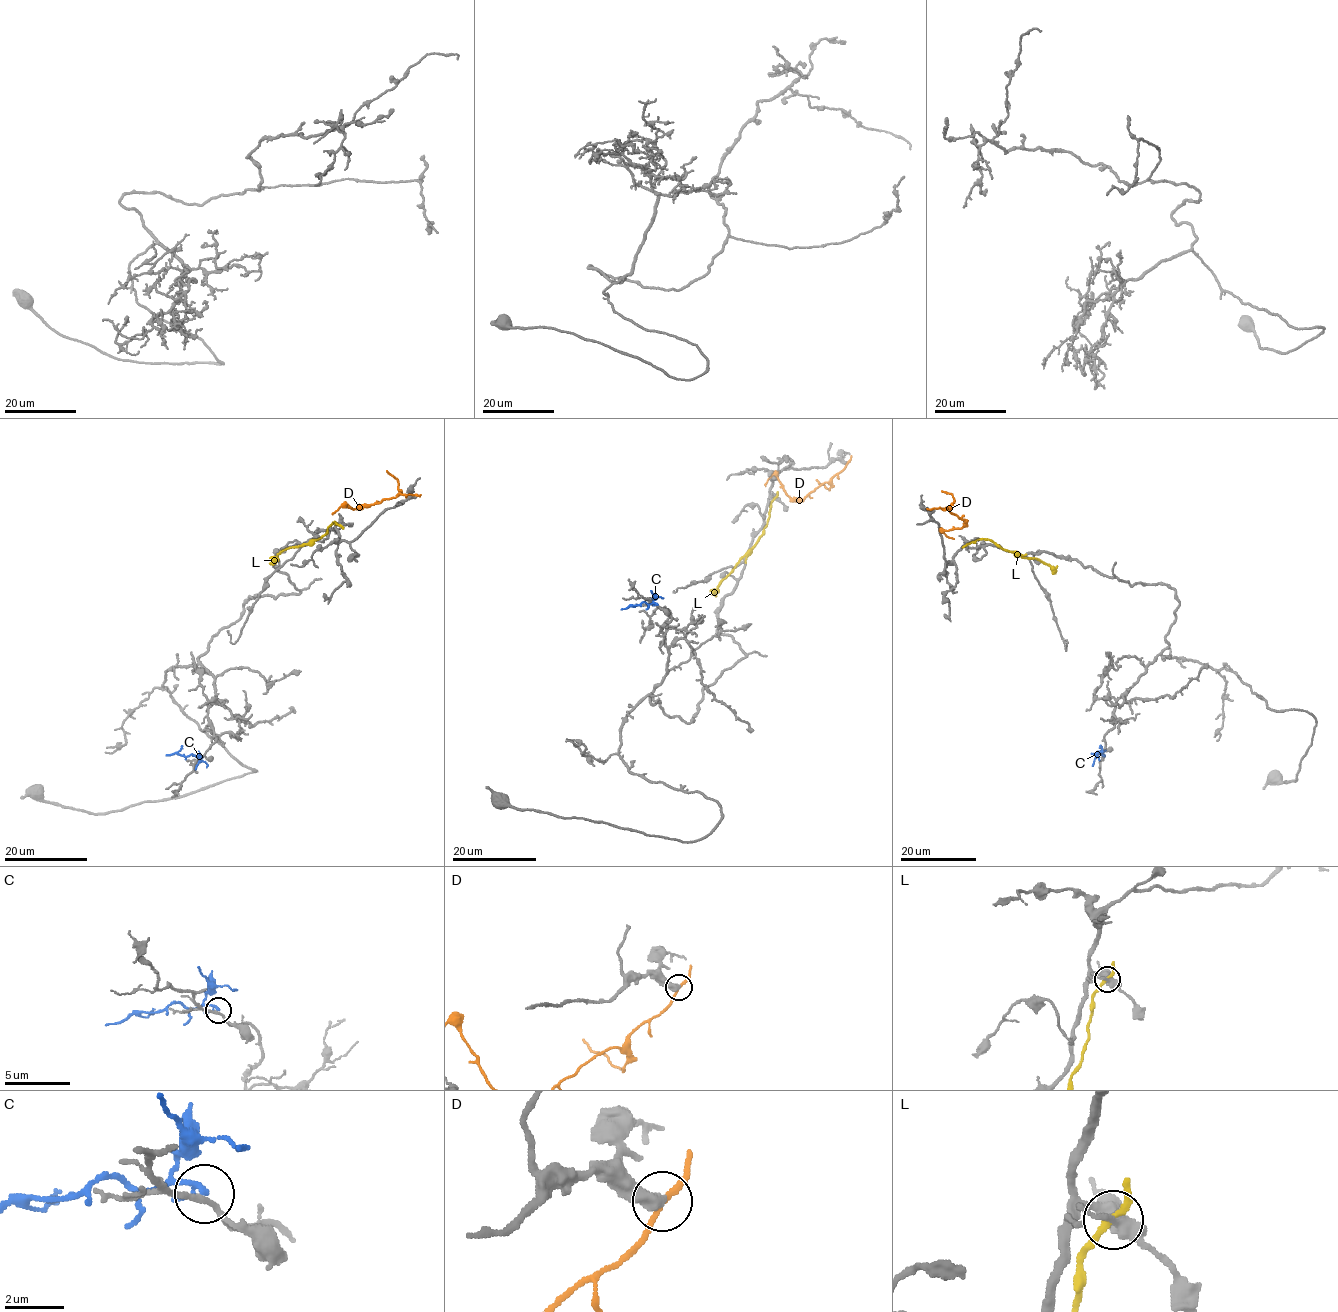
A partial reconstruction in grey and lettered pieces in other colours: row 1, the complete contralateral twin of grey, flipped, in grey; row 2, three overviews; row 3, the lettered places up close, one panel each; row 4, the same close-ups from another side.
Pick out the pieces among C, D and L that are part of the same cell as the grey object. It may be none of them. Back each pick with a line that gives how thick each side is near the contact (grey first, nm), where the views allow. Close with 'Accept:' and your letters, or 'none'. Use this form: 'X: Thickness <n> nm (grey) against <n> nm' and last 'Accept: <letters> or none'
Accept: none

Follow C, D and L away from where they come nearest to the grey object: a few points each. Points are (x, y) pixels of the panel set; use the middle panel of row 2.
C: (657, 605), (642, 602), (621, 609)
D: (847, 463), (830, 480), (802, 499), (791, 499), (773, 474), (765, 486)
L: (775, 498), (771, 502), (764, 534), (710, 593)

